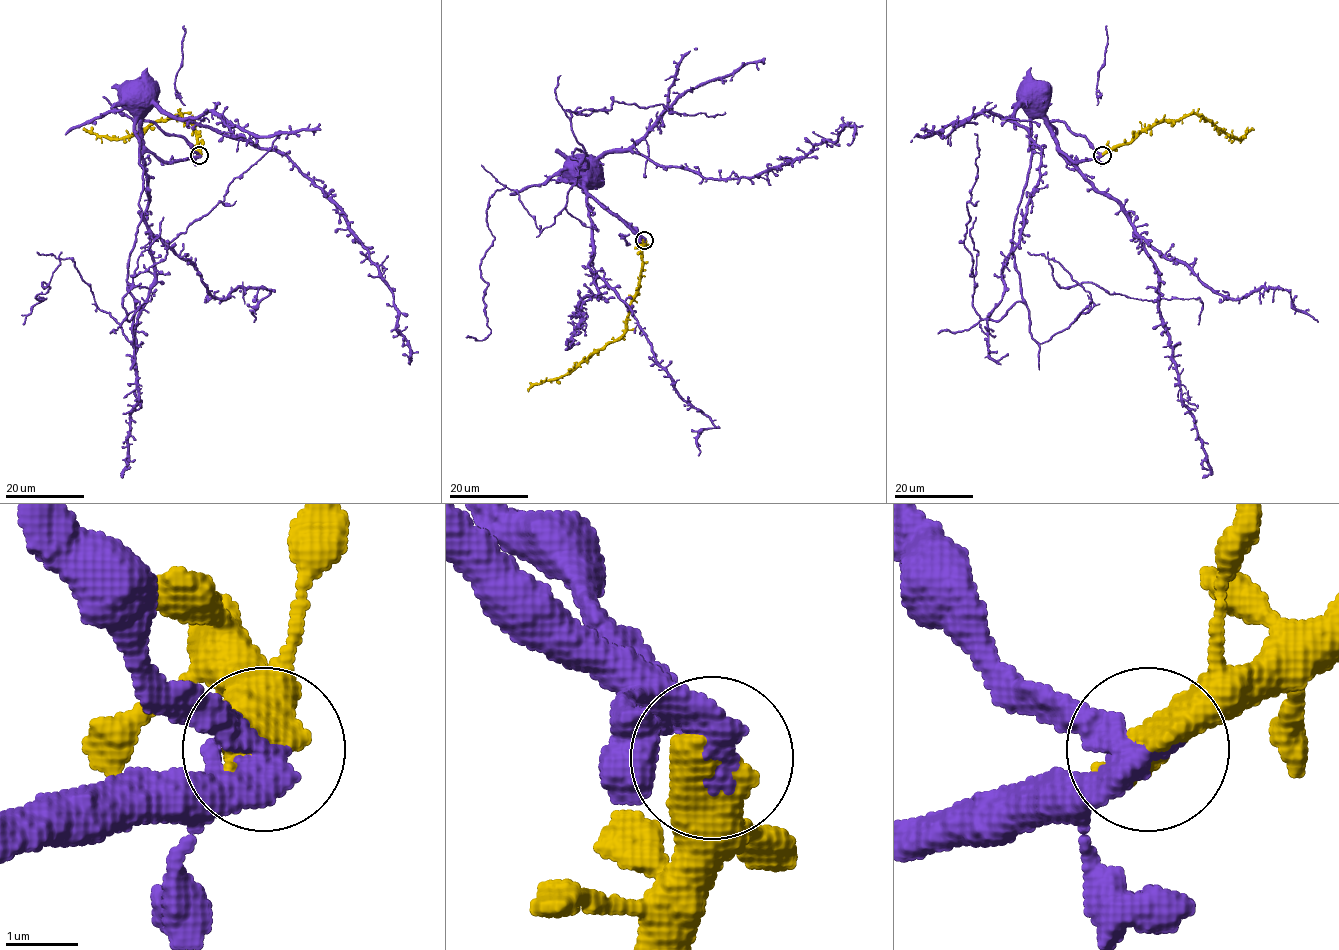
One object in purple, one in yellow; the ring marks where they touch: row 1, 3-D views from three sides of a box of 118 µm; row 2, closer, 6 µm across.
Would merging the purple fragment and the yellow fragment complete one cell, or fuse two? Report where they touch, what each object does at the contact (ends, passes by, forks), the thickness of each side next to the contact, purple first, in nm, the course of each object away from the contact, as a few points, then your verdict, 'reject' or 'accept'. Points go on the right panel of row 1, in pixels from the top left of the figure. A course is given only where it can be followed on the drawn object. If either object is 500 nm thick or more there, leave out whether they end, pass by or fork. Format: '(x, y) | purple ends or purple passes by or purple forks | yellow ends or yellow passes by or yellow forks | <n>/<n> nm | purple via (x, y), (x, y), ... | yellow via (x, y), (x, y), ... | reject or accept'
(1102, 155) | 400/700 nm | purple via (1102, 154), (1085, 137), (1075, 135), (1063, 122), (1049, 123), (1041, 98) | yellow via (1102, 154), (1130, 143), (1141, 132), (1162, 122), (1174, 122), (1194, 114), (1236, 138), (1254, 130) | reject

